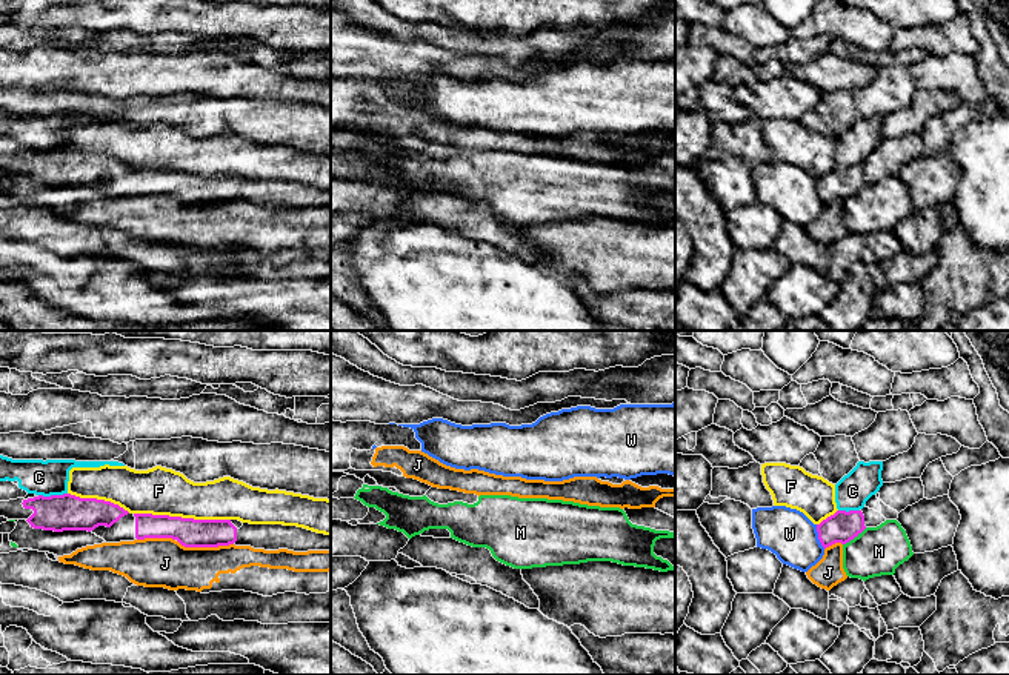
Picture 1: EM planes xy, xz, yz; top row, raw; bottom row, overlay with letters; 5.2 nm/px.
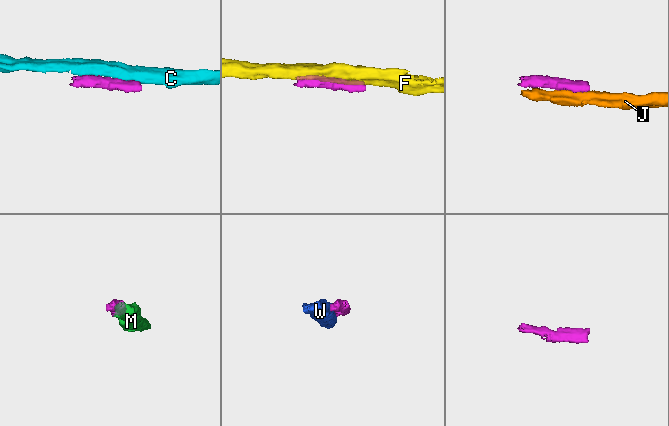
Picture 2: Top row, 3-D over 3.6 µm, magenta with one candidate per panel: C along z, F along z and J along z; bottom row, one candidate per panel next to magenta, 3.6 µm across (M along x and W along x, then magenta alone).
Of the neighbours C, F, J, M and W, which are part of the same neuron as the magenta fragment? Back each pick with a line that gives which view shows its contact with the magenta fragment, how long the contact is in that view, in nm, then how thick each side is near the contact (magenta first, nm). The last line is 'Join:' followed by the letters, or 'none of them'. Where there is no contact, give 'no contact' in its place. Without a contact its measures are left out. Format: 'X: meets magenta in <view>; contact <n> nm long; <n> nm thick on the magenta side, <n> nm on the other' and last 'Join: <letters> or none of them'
Join: none of them

